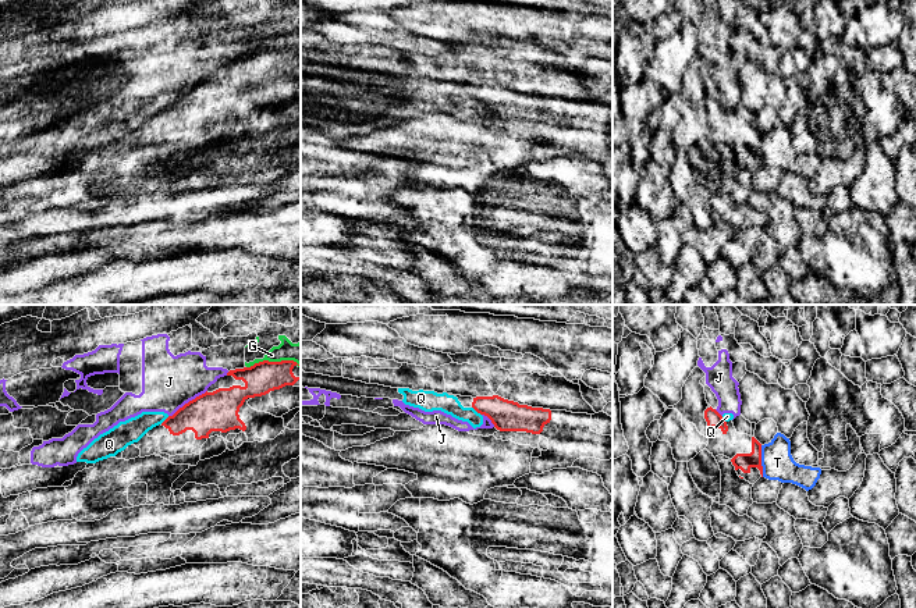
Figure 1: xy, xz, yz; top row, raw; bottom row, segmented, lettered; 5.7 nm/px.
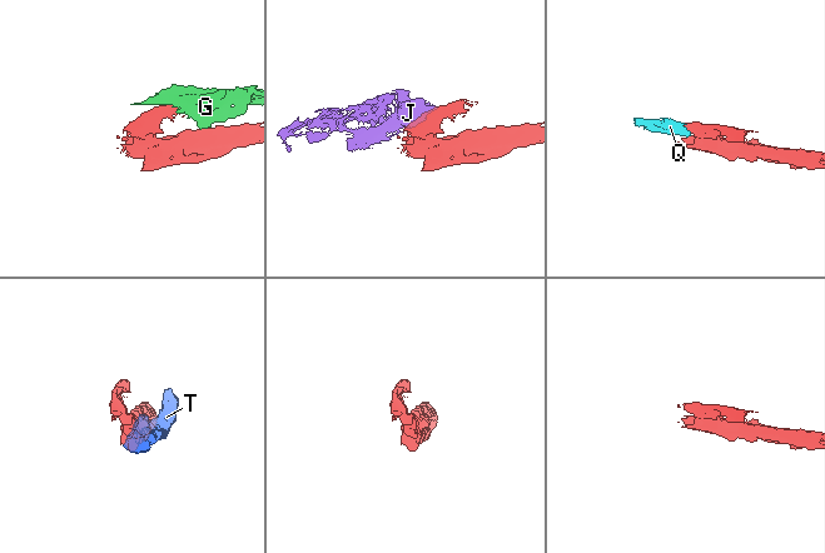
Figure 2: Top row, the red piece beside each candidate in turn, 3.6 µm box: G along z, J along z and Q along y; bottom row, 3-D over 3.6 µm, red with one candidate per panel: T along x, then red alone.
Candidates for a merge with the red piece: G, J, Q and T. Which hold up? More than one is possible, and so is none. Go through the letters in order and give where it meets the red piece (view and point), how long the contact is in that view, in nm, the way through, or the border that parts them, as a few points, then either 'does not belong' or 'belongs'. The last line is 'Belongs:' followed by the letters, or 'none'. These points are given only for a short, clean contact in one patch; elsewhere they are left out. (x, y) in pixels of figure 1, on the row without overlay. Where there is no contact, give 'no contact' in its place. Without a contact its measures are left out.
G: meets red in xy at (273, 50); contact 320 nm long; border along xy (299, 52), (293, 49), (259, 49), (247, 56); does not belong
J: meets red in xy at (188, 91); contact 280 nm long; border along xy (206, 78), (169, 105); does not belong
Q: meets red in xz at (476, 99); contact 80 nm long; border along xz (472, 95), (480, 103); does not belong
T: meets red in yz at (760, 149); contact 180 nm long; does not belong
Belongs: none

